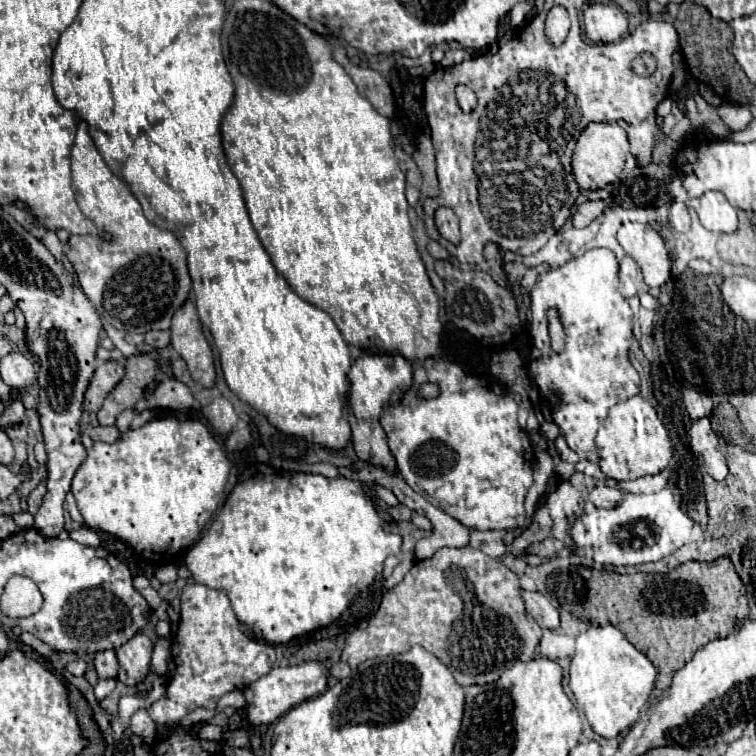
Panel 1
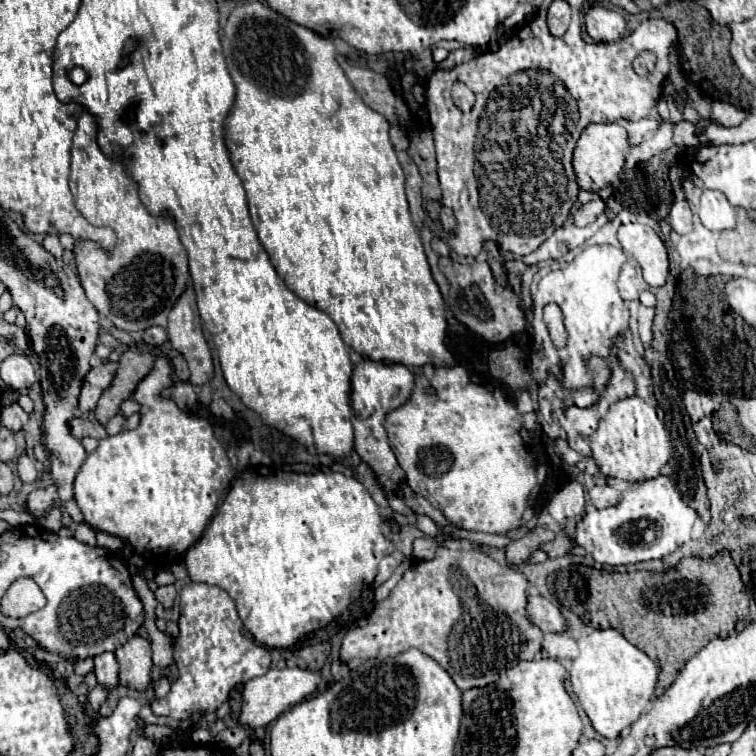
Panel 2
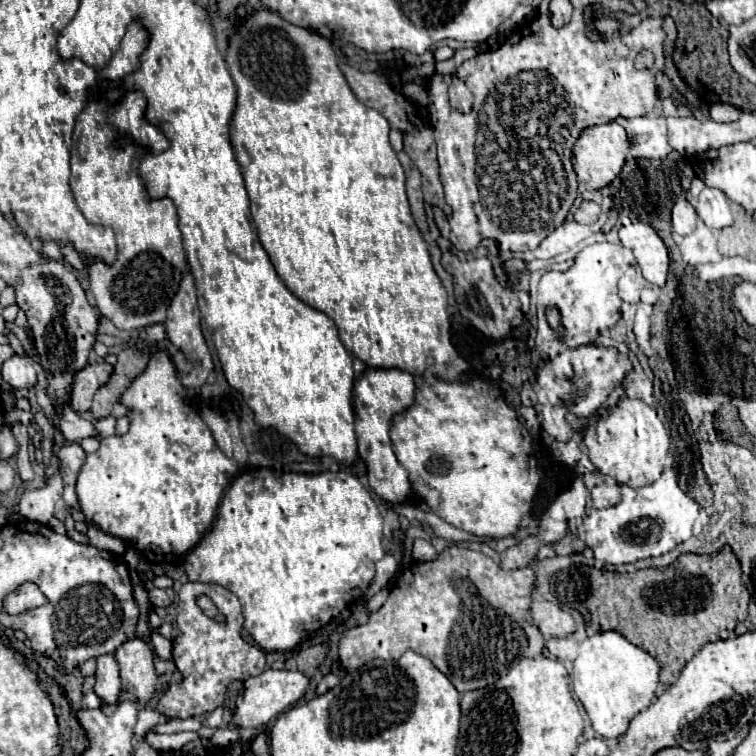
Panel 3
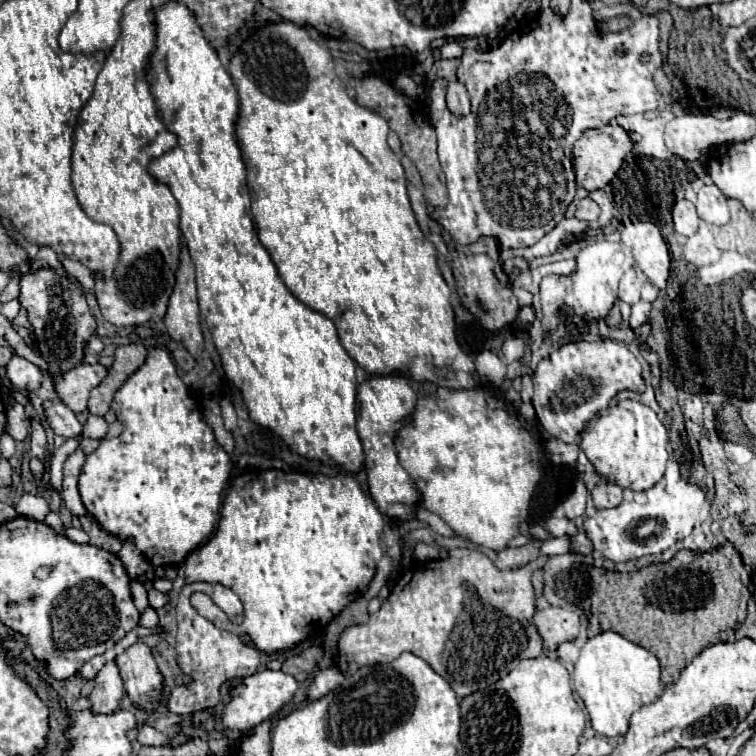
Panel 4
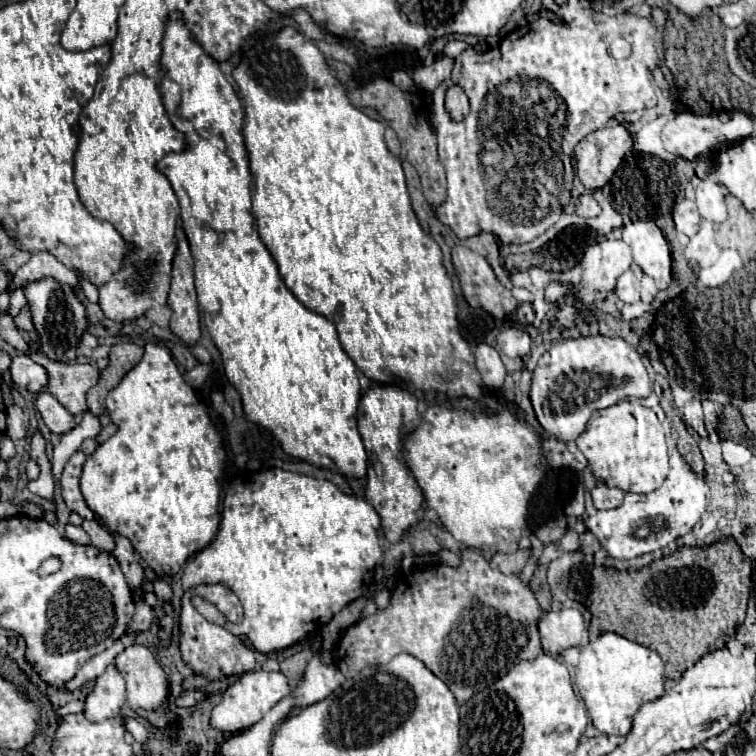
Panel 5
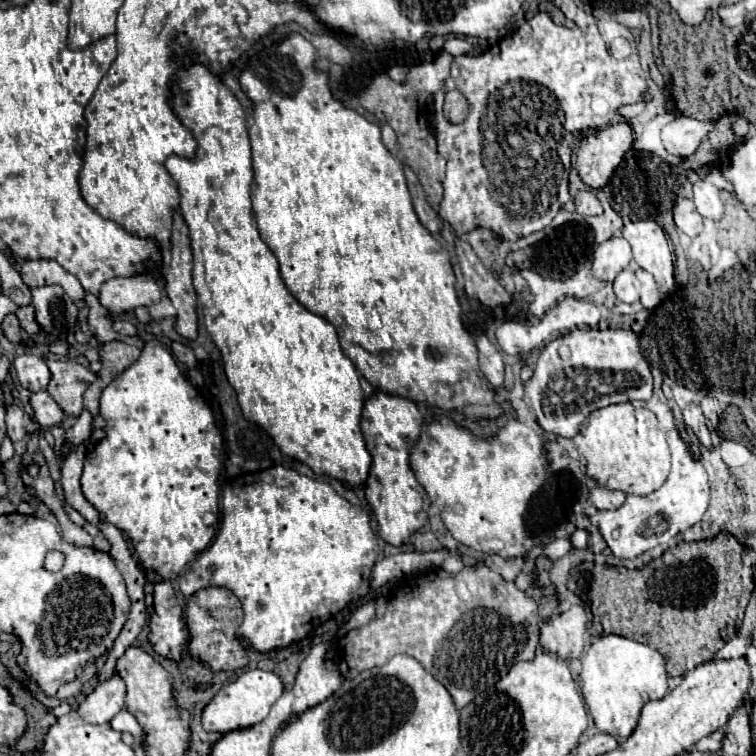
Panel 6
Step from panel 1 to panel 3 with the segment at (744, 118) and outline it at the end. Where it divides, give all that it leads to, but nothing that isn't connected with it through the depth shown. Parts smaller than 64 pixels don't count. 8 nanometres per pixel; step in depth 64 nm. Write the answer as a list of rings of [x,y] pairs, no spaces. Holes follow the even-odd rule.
[[[712,104],[710,106],[710,118],[716,122],[736,122],[740,118],[742,110],[732,104]]]

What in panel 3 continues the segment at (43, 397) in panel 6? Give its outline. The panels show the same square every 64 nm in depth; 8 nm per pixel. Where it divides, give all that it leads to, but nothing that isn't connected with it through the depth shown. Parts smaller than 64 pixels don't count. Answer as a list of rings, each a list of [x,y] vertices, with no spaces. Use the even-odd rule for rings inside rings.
[[[64,408],[64,416],[62,420],[58,422],[58,428],[62,432],[62,436],[66,440],[72,440],[72,442],[80,442],[82,438],[88,438],[88,436],[98,436],[96,428],[92,422],[80,418],[72,408]]]

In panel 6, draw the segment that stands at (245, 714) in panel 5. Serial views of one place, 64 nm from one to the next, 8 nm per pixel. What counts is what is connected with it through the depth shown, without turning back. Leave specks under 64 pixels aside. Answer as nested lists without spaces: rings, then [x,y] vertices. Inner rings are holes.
[[[258,668],[246,670],[236,682],[228,684],[226,688],[222,686],[222,690],[216,694],[216,698],[204,708],[202,726],[210,732],[220,732],[220,734],[254,726],[268,716],[270,706],[282,696],[282,692],[284,692],[282,678],[276,676],[274,672],[264,672]]]

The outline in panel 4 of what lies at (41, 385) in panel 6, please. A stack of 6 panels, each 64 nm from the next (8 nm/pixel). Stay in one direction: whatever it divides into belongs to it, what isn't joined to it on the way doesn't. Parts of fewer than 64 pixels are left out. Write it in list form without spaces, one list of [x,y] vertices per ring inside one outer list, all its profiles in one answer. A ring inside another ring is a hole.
[[[12,356],[12,360],[6,364],[6,376],[8,380],[20,388],[20,390],[30,390],[36,392],[40,382],[42,382],[42,372],[38,366],[34,366],[32,362],[20,358],[20,356]]]

